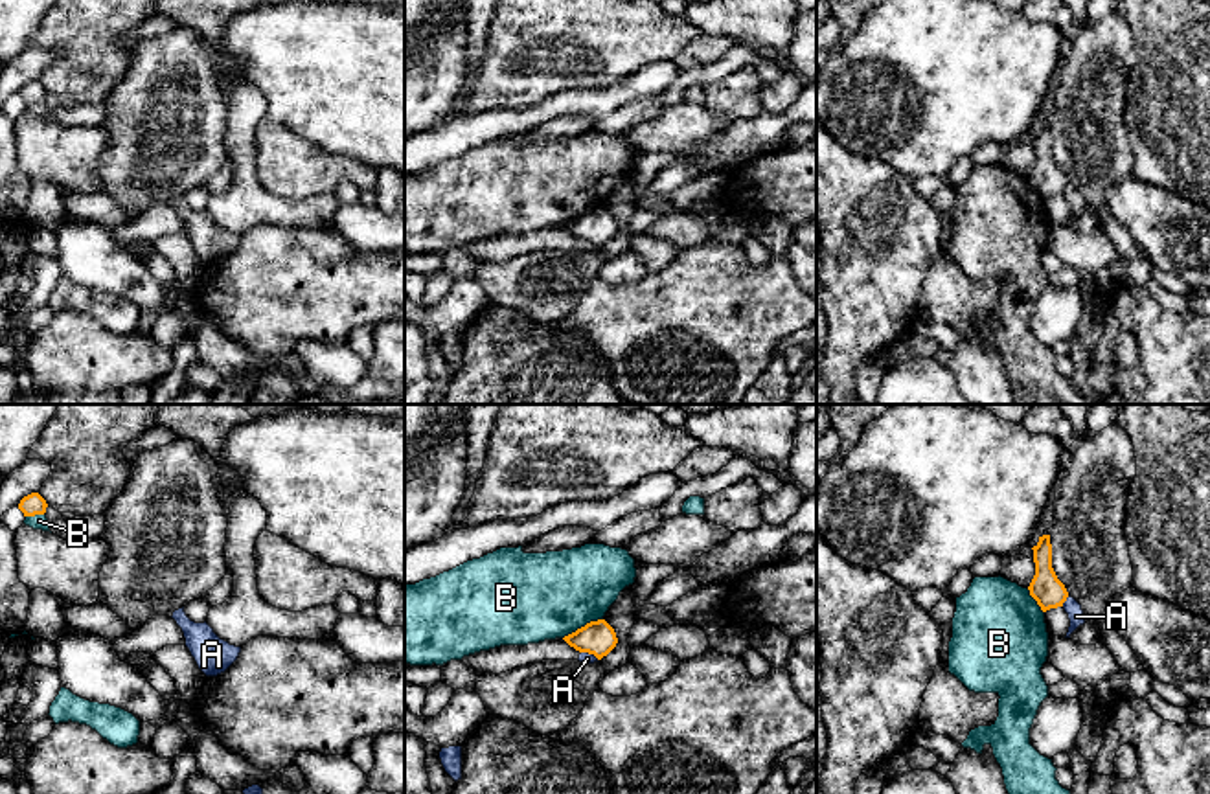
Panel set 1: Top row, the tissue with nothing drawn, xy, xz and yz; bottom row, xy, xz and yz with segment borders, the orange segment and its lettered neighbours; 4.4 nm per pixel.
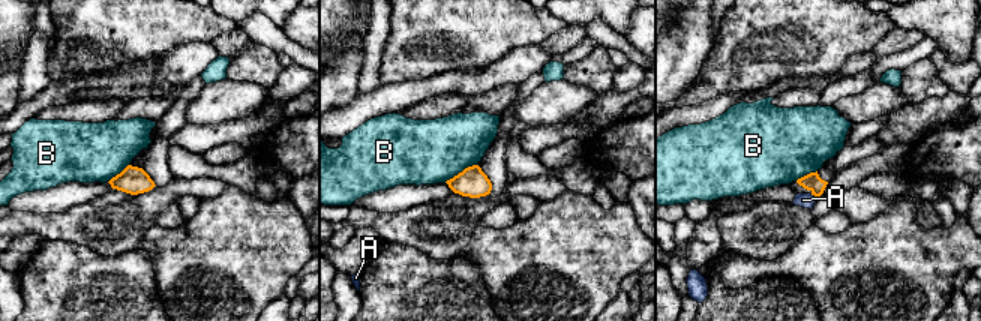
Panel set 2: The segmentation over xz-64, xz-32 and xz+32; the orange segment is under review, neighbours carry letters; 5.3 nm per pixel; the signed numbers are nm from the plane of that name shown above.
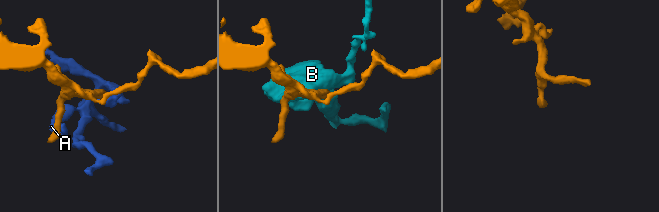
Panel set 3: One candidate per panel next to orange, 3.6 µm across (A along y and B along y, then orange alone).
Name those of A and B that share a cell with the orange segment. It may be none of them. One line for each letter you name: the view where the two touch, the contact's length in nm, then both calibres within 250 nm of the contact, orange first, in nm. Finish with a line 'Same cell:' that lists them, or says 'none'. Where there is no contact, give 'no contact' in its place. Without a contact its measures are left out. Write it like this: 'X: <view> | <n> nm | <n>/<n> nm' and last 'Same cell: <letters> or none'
Same cell: none

